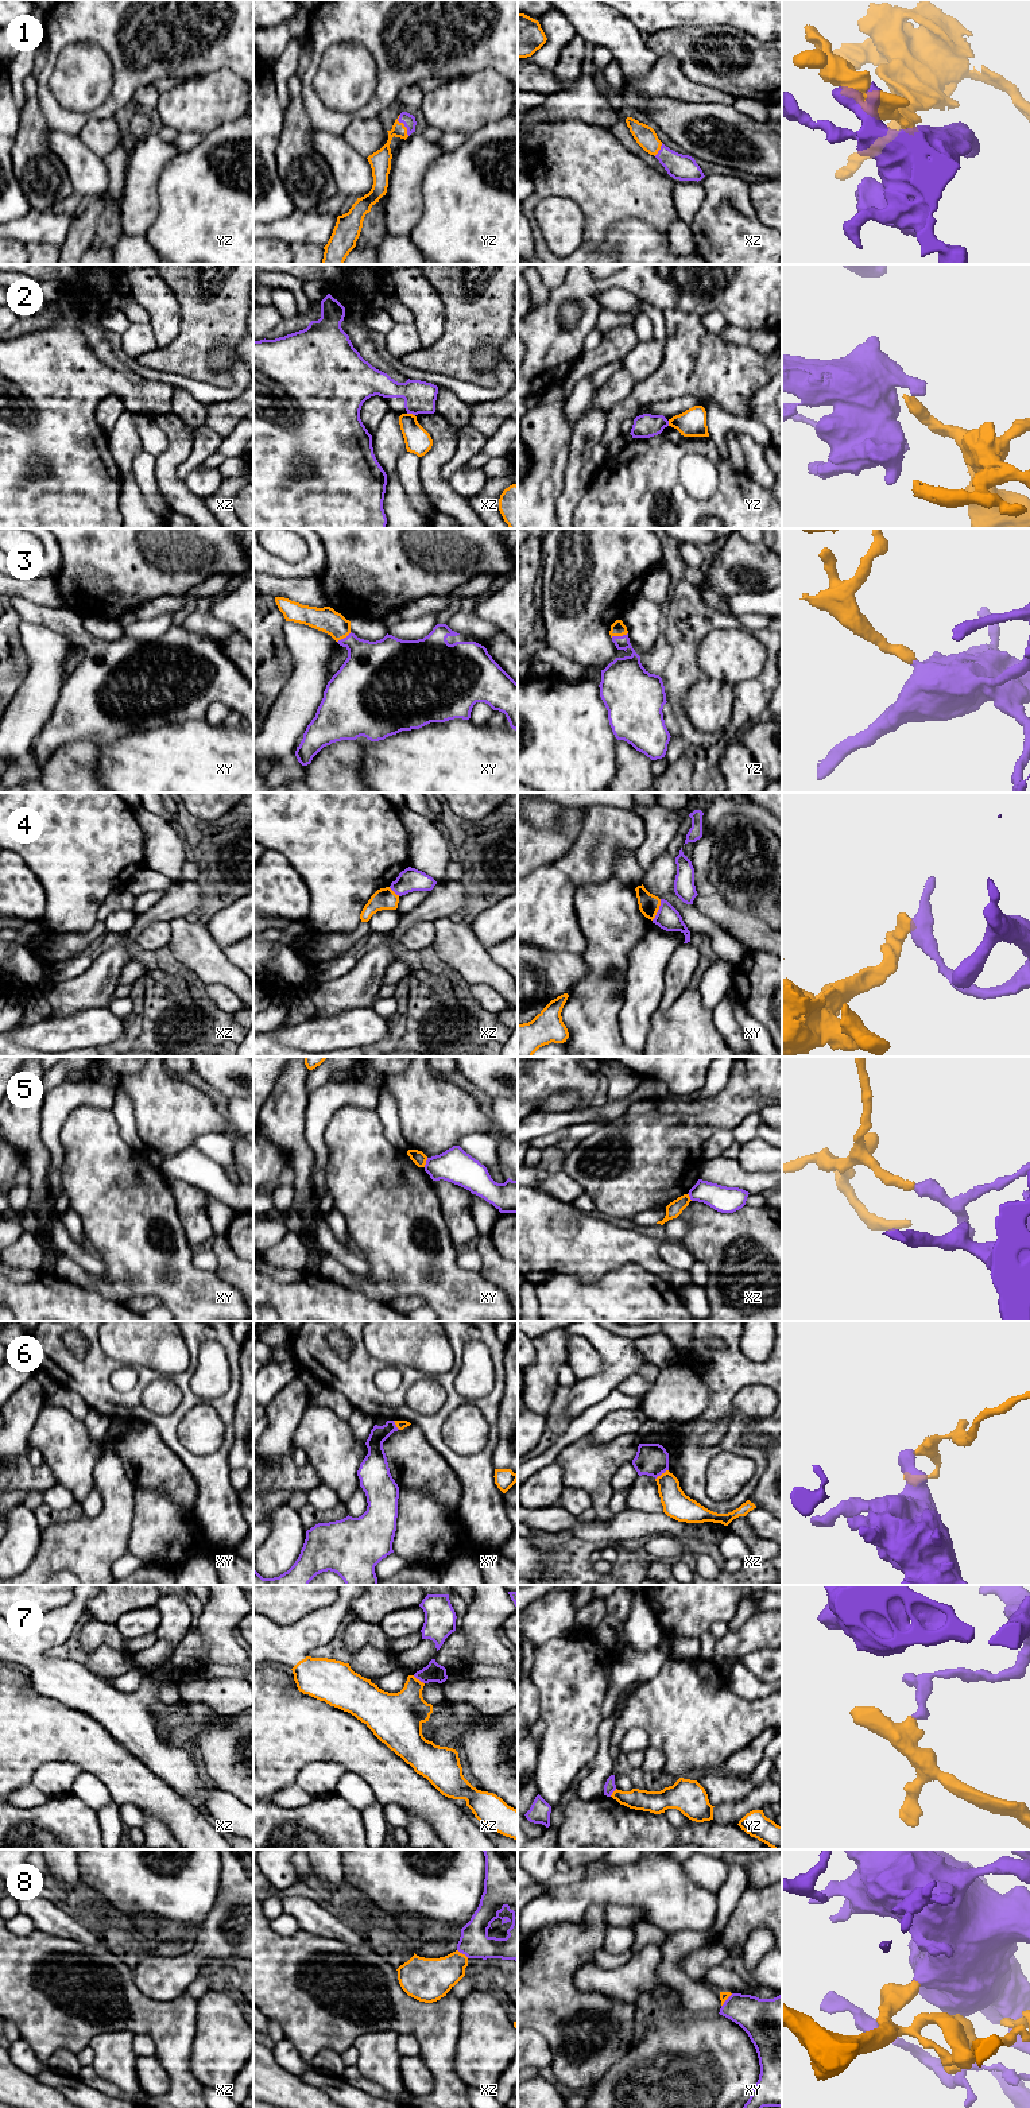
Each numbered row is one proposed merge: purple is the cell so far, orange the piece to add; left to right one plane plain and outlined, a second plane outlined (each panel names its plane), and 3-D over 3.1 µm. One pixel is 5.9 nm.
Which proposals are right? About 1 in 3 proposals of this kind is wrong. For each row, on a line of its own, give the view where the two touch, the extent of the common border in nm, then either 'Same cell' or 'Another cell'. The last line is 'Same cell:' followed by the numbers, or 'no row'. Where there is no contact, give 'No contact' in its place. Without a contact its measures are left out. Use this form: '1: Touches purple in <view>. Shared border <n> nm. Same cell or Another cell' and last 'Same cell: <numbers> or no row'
1: Touches purple in yz. Shared border 140 nm. Same cell
2: Touches purple in xz. Shared border 50 nm. Another cell
3: Touches purple in yz. Shared border 110 nm. Same cell
4: Touches purple in xy. Shared border 140 nm. Another cell
5: Touches purple in xy. Shared border 60 nm. Another cell
6: Touches purple in xz. Shared border 100 nm. Another cell
7: Touches purple in xz. Shared border 90 nm. Another cell
8: Touches purple in xz. Shared border 90 nm. Same cell
Same cell: 1, 3, 8

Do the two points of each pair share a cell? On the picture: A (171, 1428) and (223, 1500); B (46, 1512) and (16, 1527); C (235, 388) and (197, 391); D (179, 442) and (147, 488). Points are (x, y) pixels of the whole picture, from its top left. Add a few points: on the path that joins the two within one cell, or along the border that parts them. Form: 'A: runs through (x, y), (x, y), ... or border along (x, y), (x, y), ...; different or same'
A: runs through (175, 1445), (213, 1483); same
B: border along (33, 1511), (41, 1531); different
C: runs through (225, 392), (206, 392); same
D: border along (154, 457), (154, 480), (169, 506); different

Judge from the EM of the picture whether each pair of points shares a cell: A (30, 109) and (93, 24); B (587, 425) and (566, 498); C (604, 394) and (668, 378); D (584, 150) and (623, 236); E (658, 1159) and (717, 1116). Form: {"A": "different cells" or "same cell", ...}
{"A": "different cells", "B": "same cell", "C": "different cells", "D": "different cells", "E": "same cell"}

